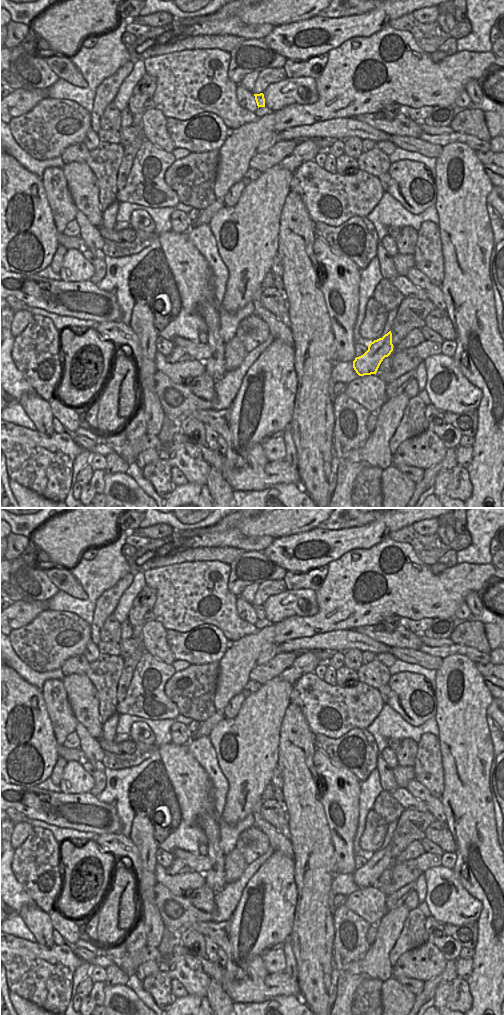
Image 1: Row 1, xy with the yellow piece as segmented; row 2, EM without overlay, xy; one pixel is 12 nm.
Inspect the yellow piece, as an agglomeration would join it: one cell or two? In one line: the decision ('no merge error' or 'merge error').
merge error

